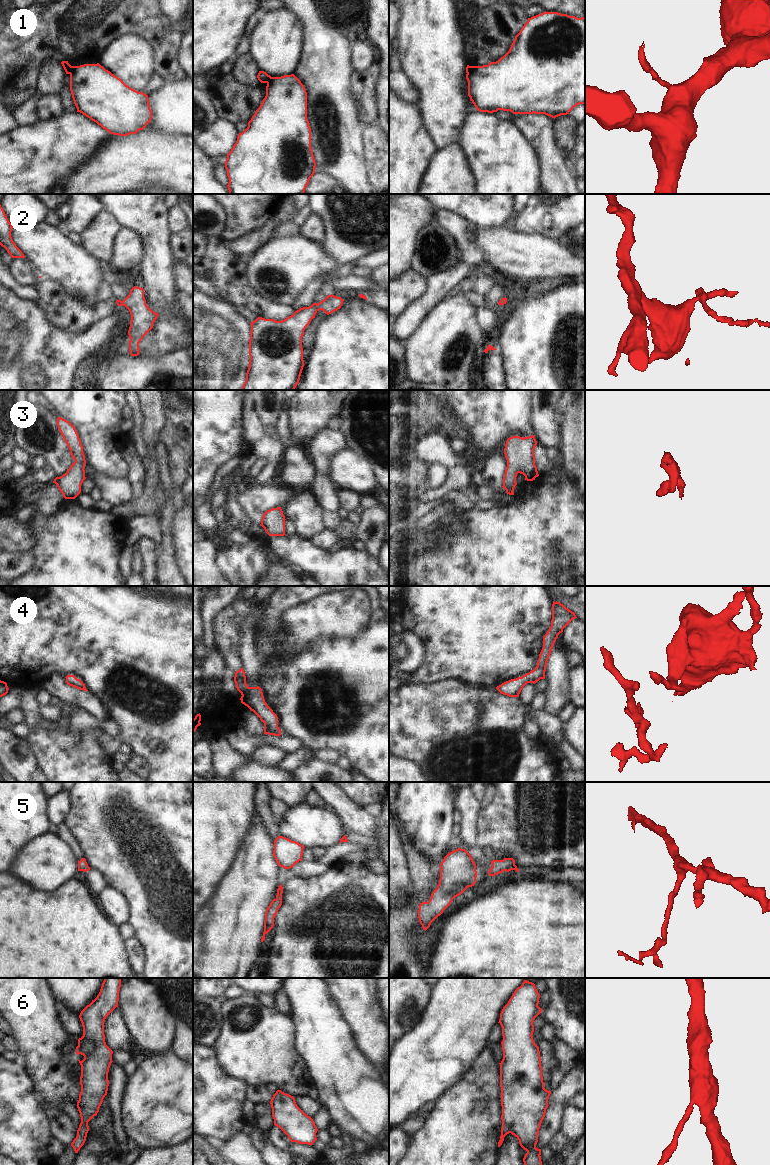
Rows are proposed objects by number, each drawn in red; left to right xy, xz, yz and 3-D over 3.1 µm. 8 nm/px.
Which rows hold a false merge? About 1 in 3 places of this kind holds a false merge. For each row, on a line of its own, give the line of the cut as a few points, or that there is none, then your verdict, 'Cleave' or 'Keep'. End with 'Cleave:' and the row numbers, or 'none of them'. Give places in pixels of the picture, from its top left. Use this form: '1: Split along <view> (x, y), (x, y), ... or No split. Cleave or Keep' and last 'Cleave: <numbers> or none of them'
1: Split along xy (73, 66), (69, 73). Cleave
2: No split. Keep
3: No split. Keep
4: No split. Keep
5: No split. Keep
6: No split. Keep
Cleave: 1

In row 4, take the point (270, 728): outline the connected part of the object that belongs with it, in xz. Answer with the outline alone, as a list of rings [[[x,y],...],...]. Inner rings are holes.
[[[243,668],[235,672],[234,682],[242,695],[241,703],[253,711],[264,723],[264,734],[280,736],[278,717],[265,702],[262,689],[259,686],[249,687],[247,685]]]

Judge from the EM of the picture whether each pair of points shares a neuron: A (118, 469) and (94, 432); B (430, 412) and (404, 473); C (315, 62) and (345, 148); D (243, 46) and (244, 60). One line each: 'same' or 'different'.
A: same
B: same
C: same
D: different

